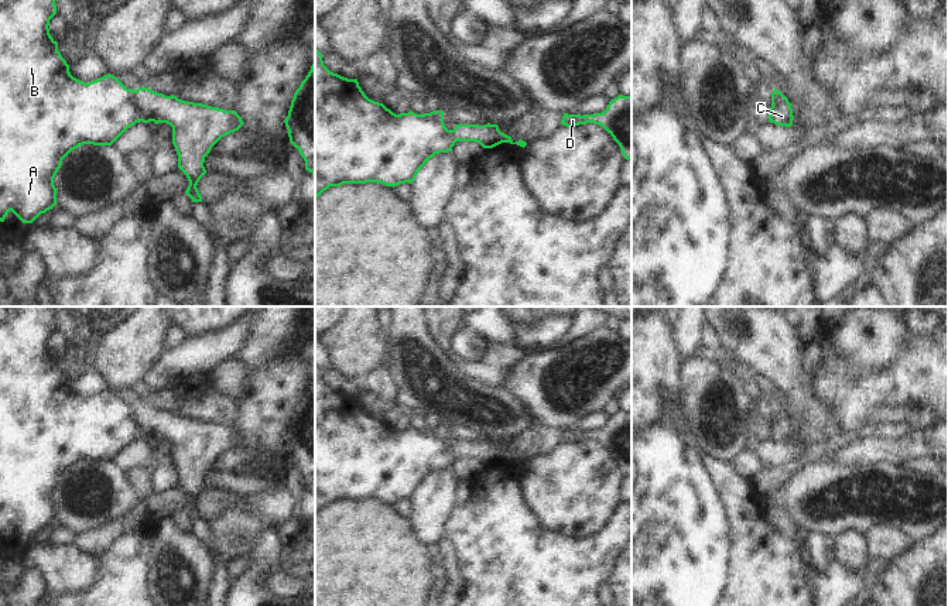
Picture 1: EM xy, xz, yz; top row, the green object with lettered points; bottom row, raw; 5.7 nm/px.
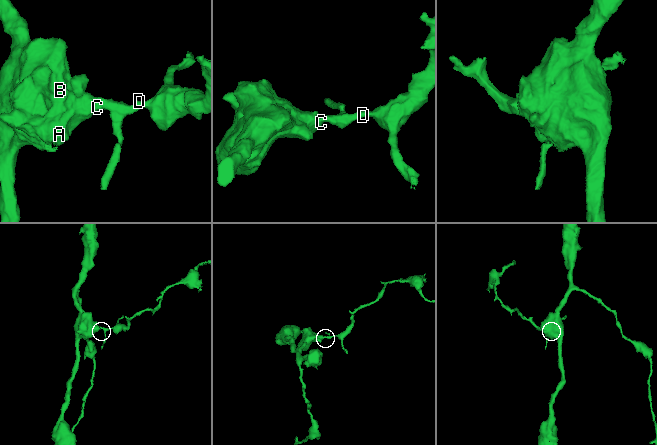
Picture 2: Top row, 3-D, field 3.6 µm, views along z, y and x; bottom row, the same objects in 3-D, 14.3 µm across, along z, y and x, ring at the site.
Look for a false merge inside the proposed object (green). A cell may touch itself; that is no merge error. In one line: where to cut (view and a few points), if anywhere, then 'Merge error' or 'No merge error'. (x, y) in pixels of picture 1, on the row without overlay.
Split along xy (134, 407), (137, 421), (150, 437). Merge error

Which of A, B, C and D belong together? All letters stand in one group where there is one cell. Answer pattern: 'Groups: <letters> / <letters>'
Groups: A B C / D

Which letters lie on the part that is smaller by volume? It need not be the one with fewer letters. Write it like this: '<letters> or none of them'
D

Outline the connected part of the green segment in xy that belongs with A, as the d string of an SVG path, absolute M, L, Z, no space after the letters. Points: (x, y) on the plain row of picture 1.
M0 307L0 538L4 538L11 527L23 540L32 540L41 530L57 521L57 504L54 494L62 482L62 476L83 461L112 462L127 445L138 438L150 439L136 418L136 407L127 405L116 393L107 390L96 397L85 400L73 394L69 381L58 367L58 359L49 350L49 336L57 331L55 309L52 307Z

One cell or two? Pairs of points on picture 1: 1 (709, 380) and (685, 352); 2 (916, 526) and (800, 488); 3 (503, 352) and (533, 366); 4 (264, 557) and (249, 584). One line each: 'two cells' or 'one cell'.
1: two cells
2: one cell
3: two cells
4: one cell

